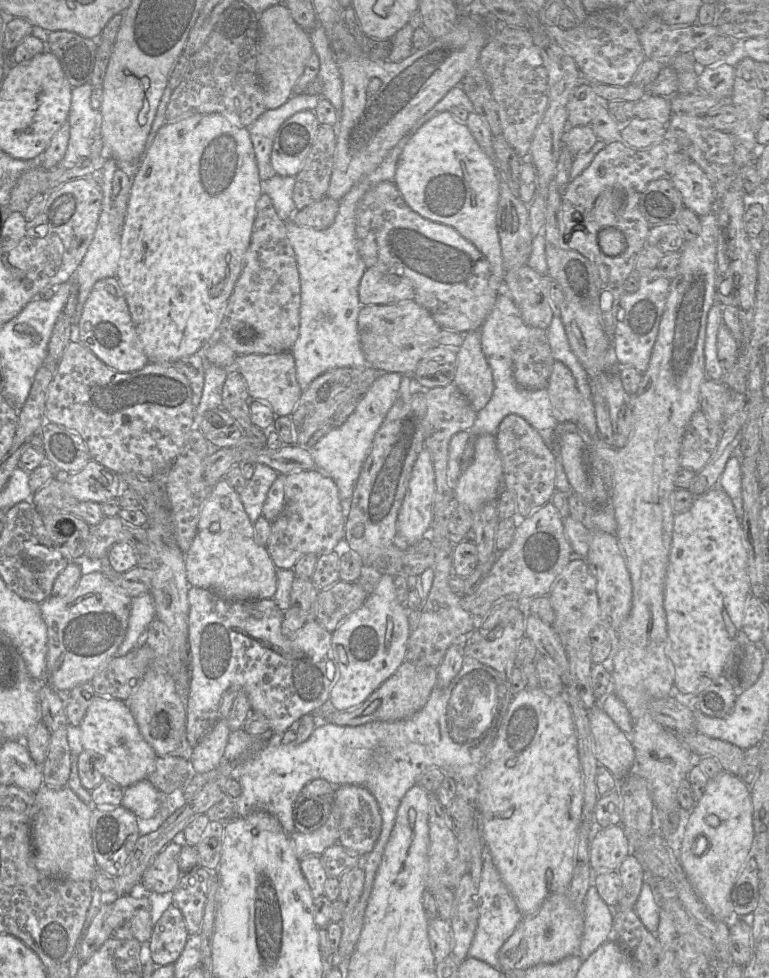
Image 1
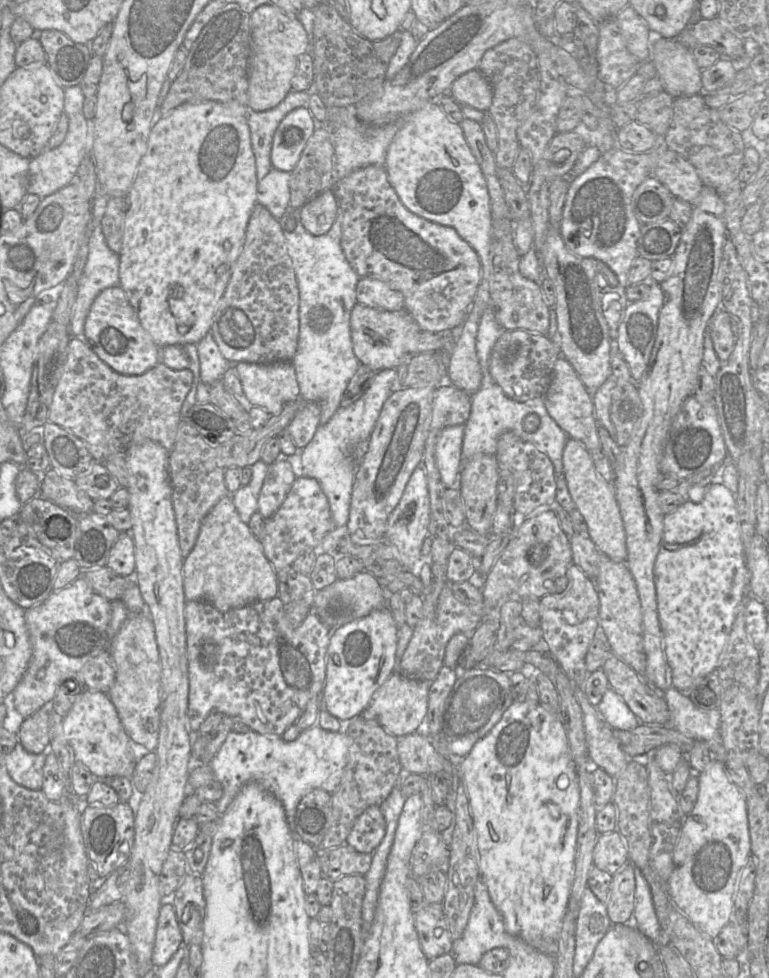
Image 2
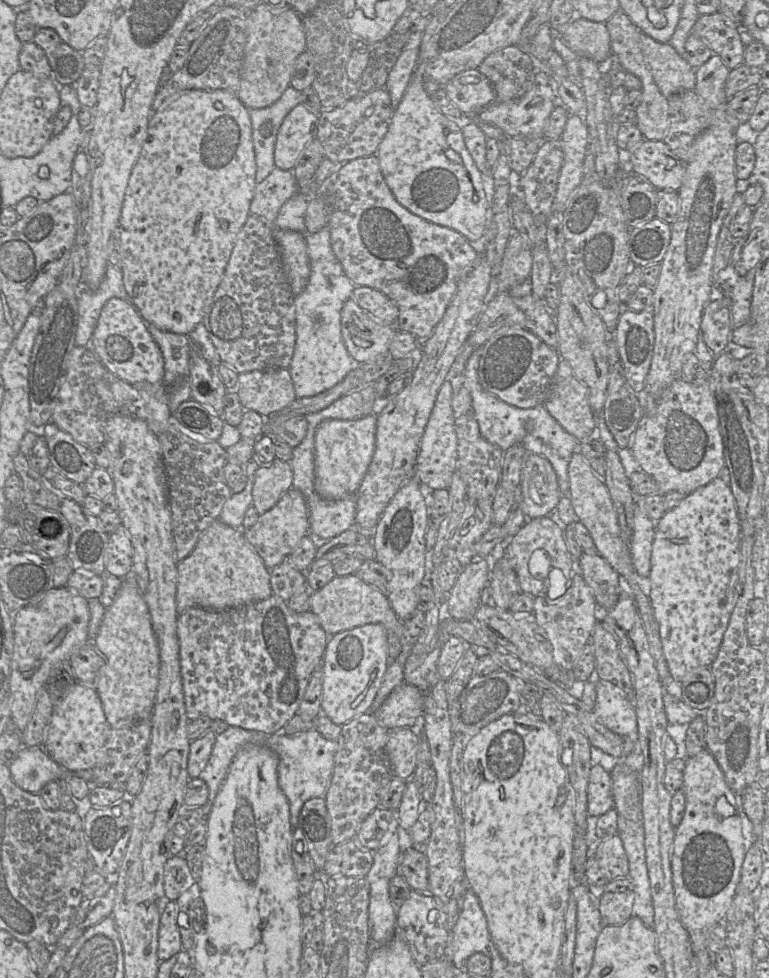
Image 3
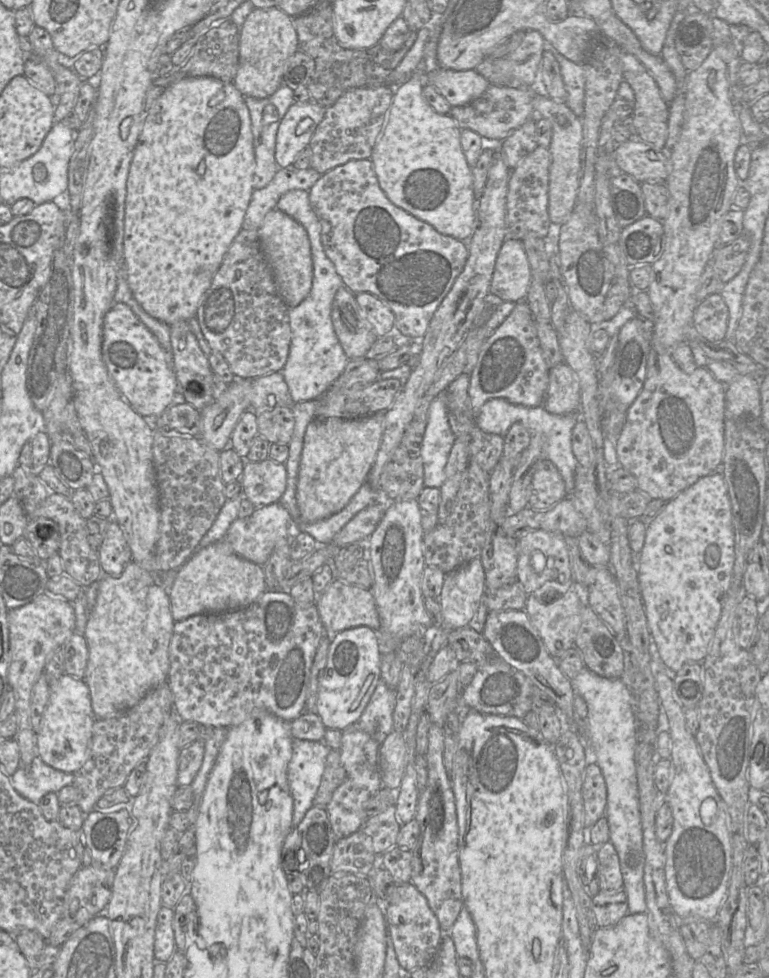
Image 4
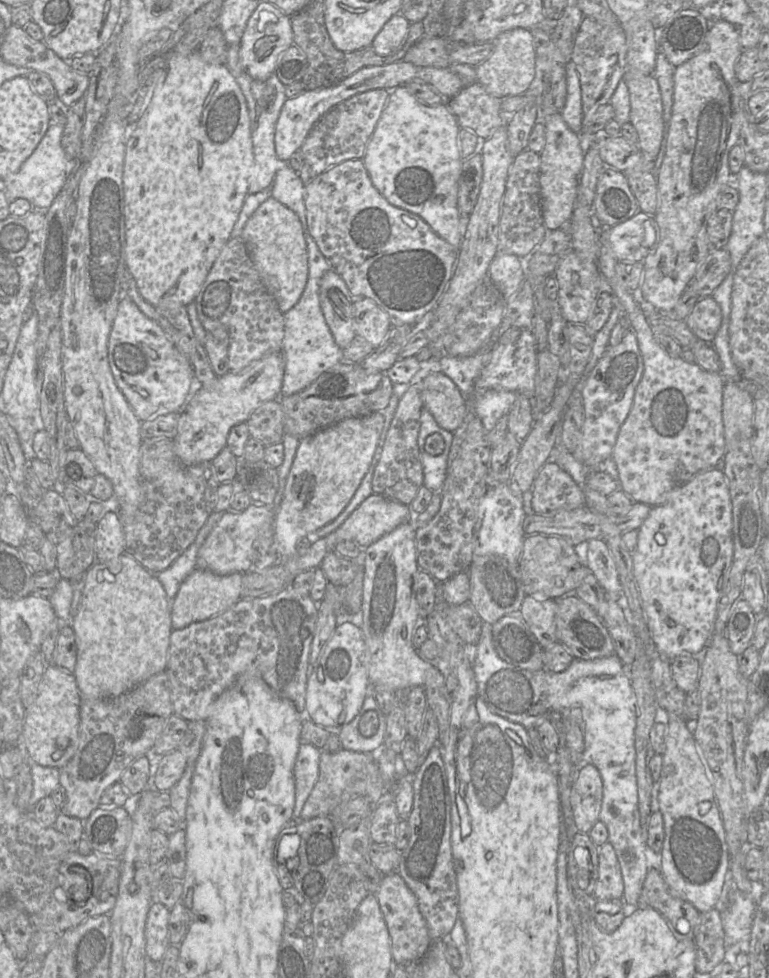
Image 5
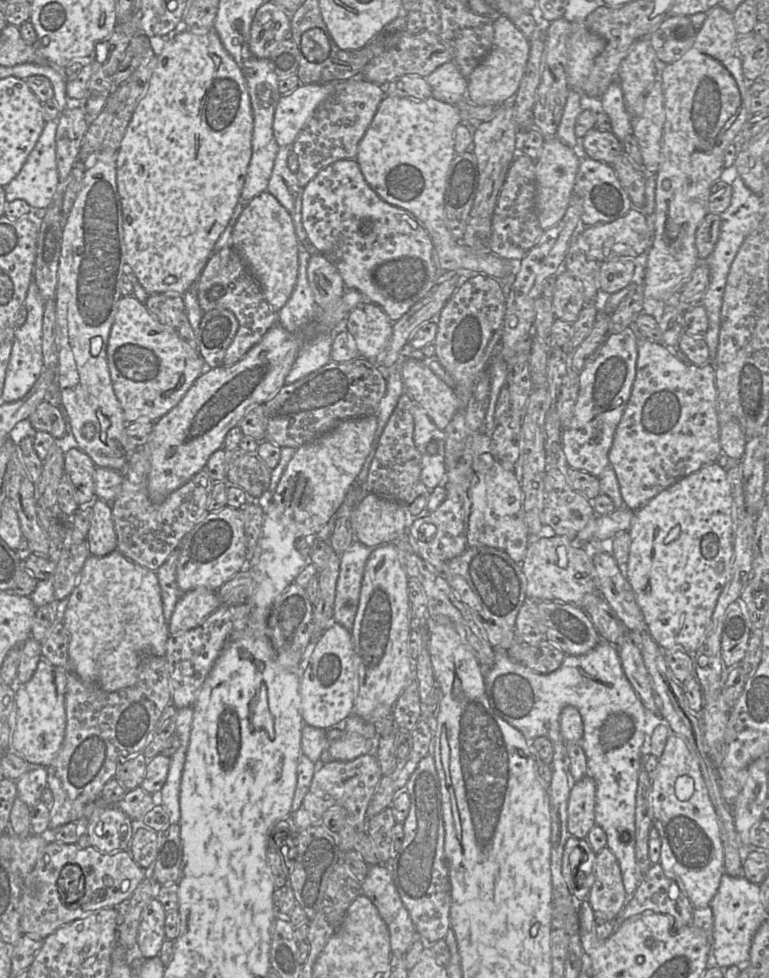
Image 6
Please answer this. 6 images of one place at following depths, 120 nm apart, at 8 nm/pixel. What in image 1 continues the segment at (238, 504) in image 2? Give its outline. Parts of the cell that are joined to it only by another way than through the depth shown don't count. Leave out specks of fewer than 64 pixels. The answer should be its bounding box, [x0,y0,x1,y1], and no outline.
[239,464,278,524]

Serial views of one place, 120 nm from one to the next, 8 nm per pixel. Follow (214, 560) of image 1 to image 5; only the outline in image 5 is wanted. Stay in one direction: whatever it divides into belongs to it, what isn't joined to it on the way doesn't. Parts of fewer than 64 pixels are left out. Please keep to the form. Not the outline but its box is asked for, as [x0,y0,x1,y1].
[172,567,243,629]

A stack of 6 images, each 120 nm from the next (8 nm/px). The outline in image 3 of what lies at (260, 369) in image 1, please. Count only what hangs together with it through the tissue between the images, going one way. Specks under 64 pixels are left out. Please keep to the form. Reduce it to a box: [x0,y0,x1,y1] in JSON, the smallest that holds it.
[236,368,296,417]

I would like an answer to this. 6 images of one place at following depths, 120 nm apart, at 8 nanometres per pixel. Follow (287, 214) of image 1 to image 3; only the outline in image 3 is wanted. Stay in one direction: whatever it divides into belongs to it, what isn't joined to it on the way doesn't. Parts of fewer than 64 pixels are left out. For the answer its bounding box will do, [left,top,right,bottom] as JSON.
[250,168,298,224]

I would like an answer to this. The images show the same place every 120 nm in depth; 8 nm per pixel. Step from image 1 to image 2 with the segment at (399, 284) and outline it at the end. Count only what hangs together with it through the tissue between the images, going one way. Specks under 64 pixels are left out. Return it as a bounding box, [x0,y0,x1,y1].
[356,278,404,311]

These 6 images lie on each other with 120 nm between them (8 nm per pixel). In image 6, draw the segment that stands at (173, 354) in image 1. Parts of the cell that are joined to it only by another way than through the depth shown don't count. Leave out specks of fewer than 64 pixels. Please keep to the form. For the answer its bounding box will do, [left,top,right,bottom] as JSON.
[116,29,253,295]

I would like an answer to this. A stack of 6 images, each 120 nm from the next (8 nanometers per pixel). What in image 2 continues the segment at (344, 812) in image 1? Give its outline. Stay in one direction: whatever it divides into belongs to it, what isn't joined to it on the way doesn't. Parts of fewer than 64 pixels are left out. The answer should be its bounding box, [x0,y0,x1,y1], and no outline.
[346,806,386,853]

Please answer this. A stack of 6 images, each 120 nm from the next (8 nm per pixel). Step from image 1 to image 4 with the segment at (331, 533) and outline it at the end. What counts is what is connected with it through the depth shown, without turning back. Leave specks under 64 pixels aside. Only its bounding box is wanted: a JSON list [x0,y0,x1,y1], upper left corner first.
[224,502,294,566]

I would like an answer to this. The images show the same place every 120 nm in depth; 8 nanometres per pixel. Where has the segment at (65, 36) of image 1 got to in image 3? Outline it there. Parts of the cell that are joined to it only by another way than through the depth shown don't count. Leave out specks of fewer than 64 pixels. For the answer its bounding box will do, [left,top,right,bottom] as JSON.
[33,28,86,86]

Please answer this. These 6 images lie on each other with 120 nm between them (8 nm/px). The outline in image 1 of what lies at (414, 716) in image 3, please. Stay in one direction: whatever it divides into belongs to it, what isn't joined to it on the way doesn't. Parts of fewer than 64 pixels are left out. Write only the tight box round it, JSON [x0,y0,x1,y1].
[325,661,438,726]

